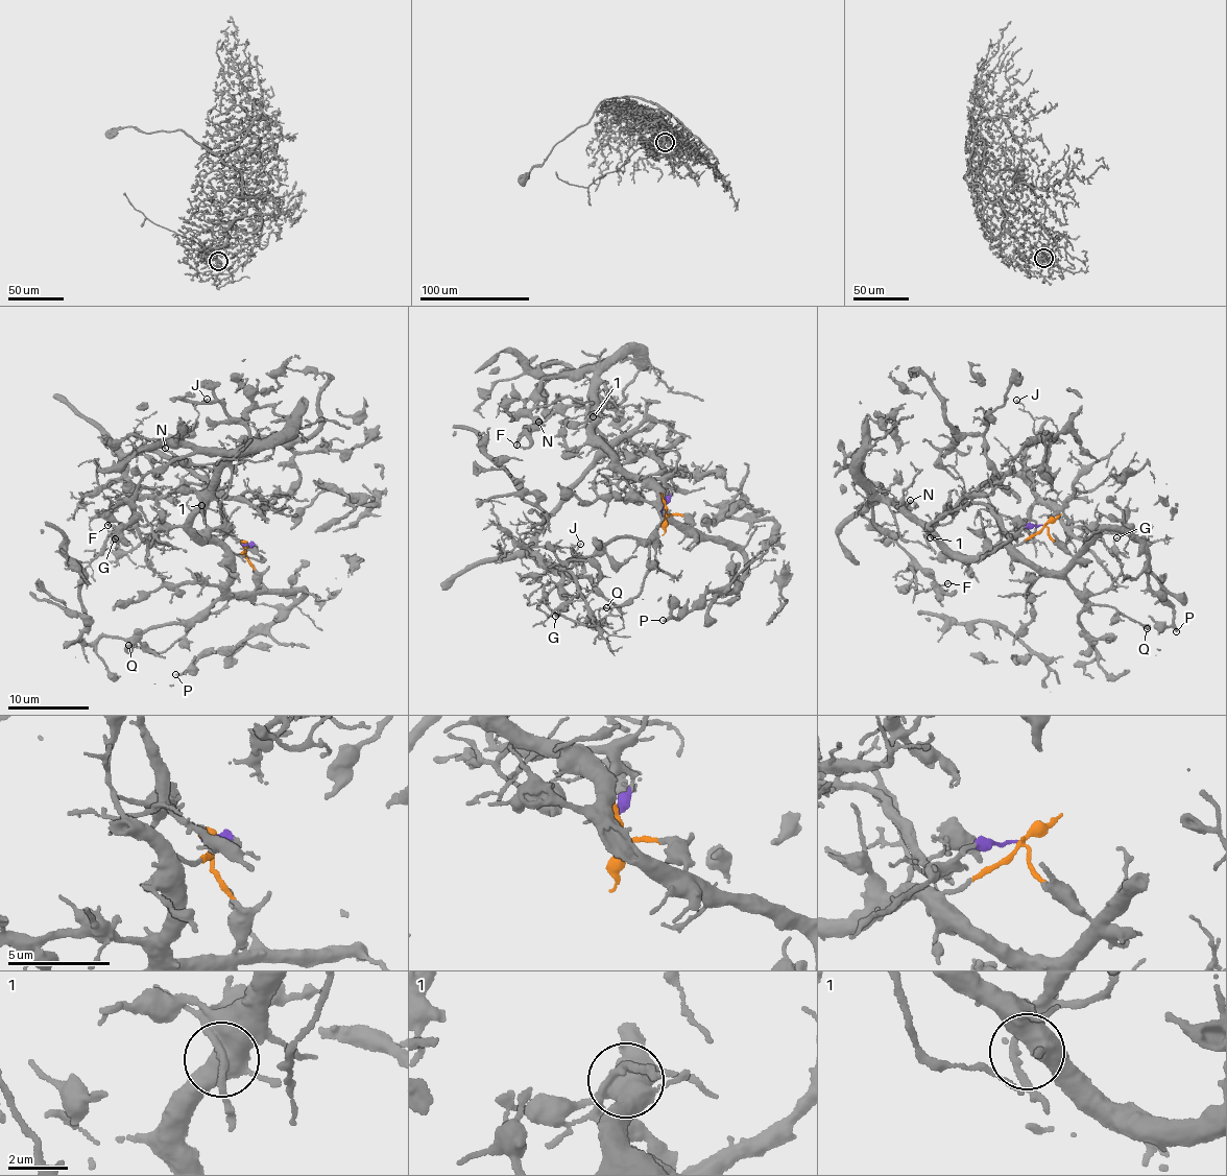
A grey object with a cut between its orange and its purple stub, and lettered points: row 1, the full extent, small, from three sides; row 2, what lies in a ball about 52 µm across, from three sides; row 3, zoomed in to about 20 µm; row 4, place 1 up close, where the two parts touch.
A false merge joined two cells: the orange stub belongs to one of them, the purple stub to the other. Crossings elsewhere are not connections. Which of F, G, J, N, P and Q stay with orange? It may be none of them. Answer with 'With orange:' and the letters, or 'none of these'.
With orange: F, N, P, Q

